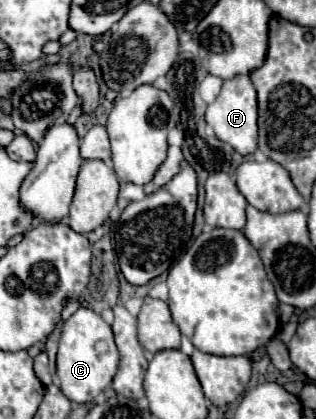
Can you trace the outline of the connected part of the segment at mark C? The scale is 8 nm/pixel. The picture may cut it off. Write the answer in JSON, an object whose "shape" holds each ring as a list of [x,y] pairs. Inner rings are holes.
{"shape":[[[79,307],[65,321],[61,331],[59,353],[57,353],[57,377],[61,391],[65,393],[67,399],[75,403],[89,403],[111,385],[117,365],[119,365],[119,351],[113,341],[111,327],[93,309]]]}

